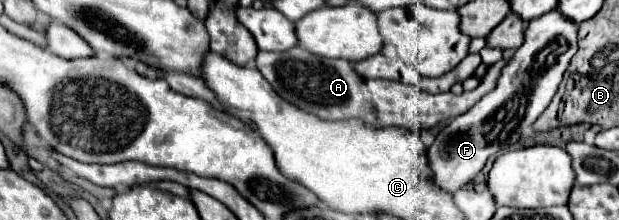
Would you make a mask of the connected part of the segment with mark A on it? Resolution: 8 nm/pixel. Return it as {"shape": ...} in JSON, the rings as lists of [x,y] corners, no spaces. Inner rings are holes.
{"shape":[[[291,48],[289,52],[259,52],[255,58],[257,70],[267,78],[267,82],[291,104],[317,114],[327,120],[361,118],[369,126],[401,126],[411,130],[427,130],[439,122],[451,120],[483,98],[483,94],[495,88],[495,82],[507,62],[499,60],[489,66],[481,84],[473,92],[463,92],[455,96],[453,92],[427,94],[415,86],[391,82],[391,80],[367,80],[353,72],[347,60],[333,60],[315,56],[303,48]]]}

